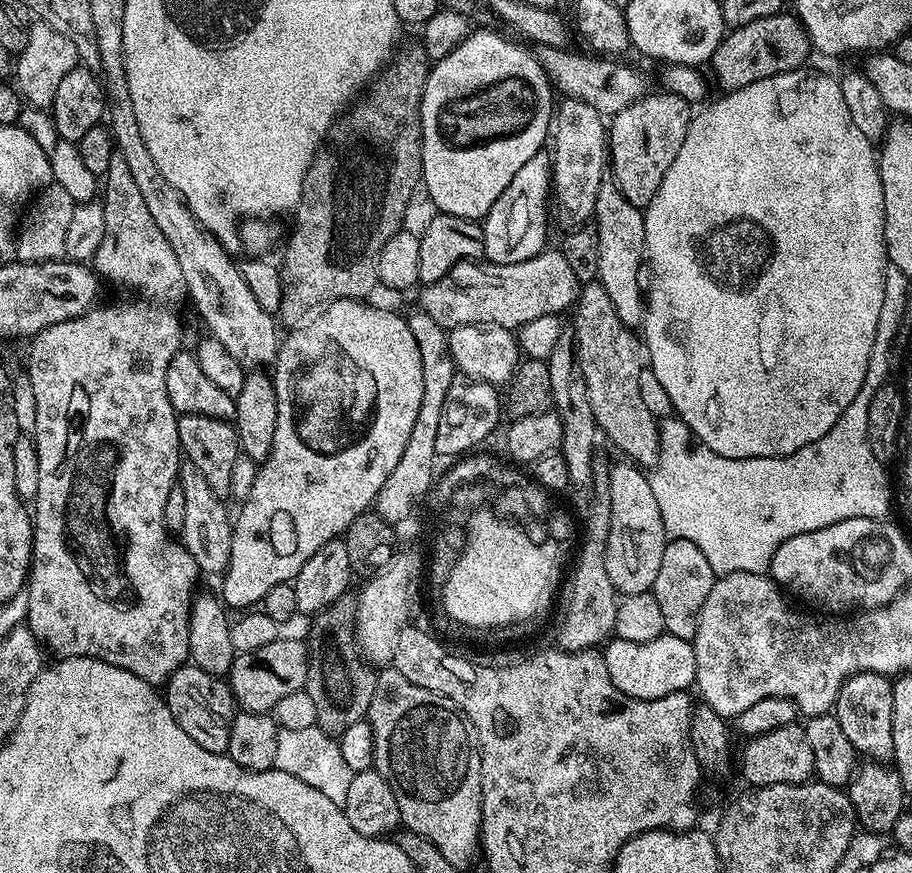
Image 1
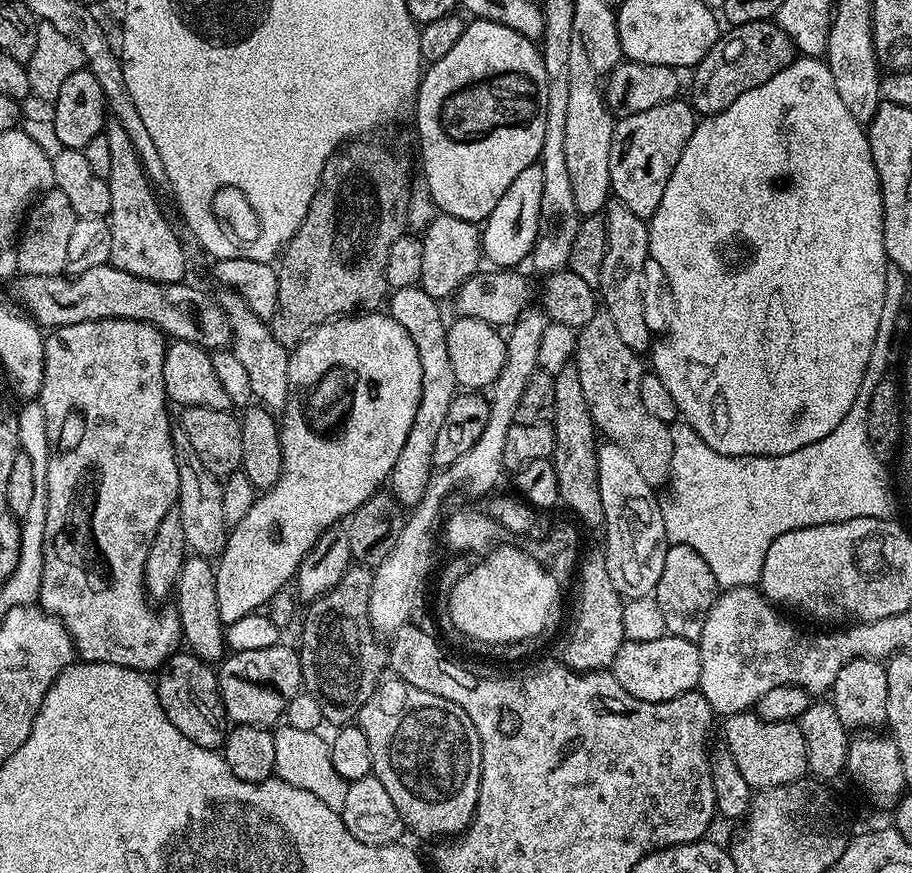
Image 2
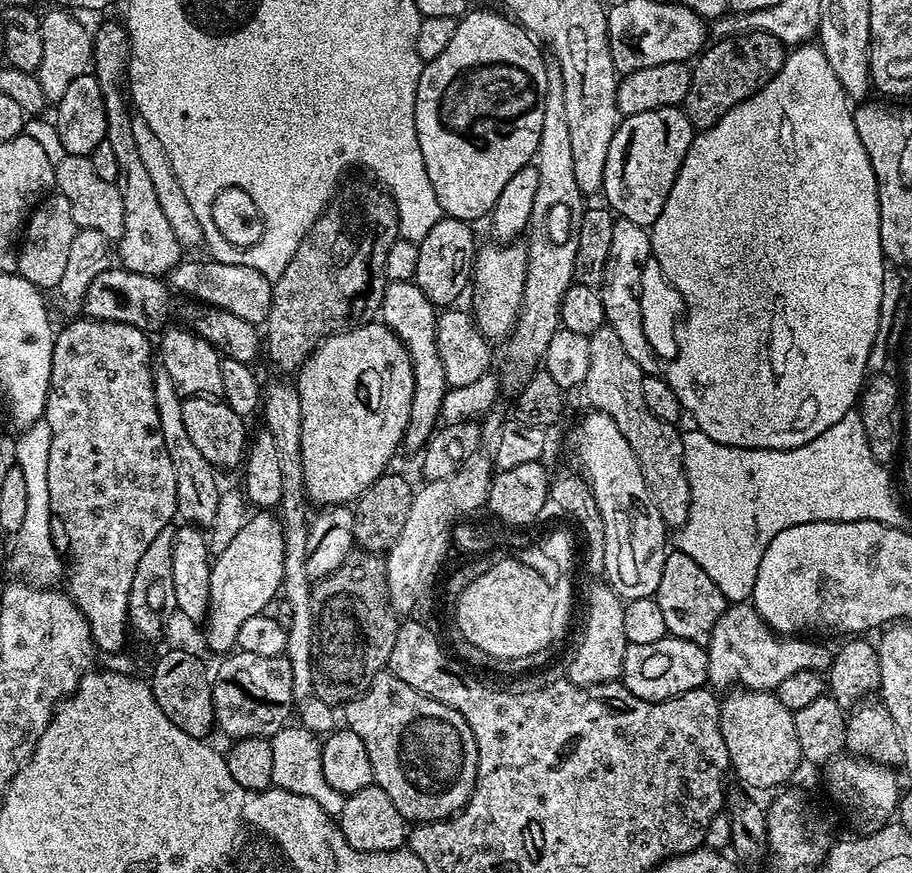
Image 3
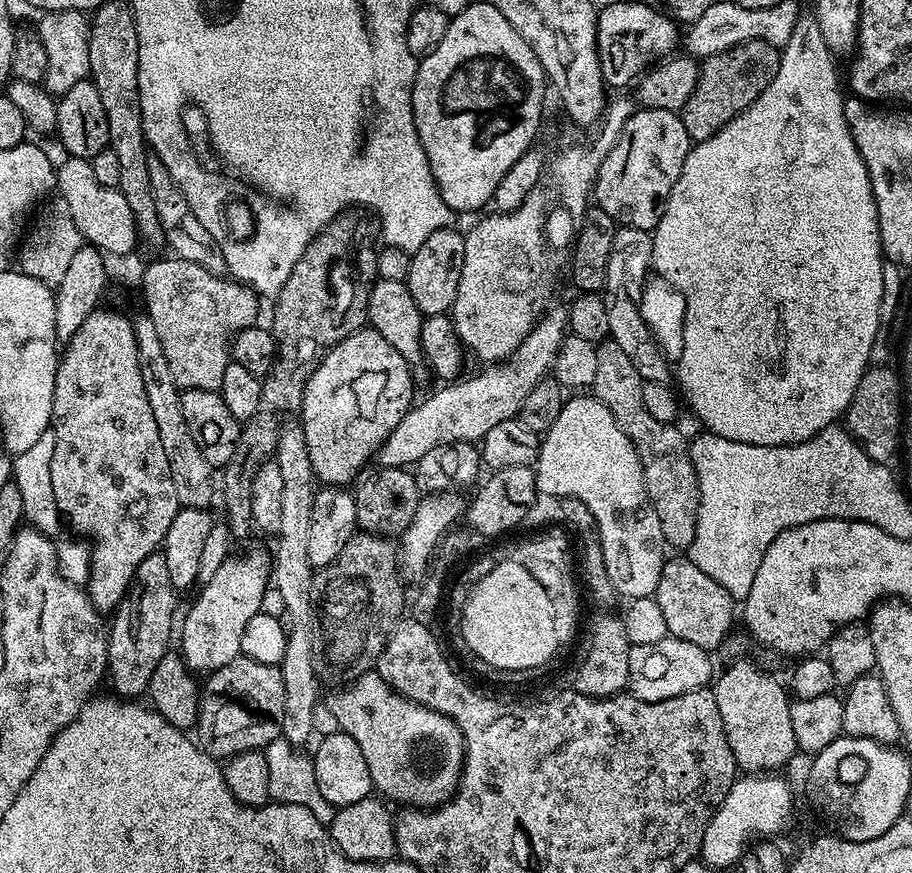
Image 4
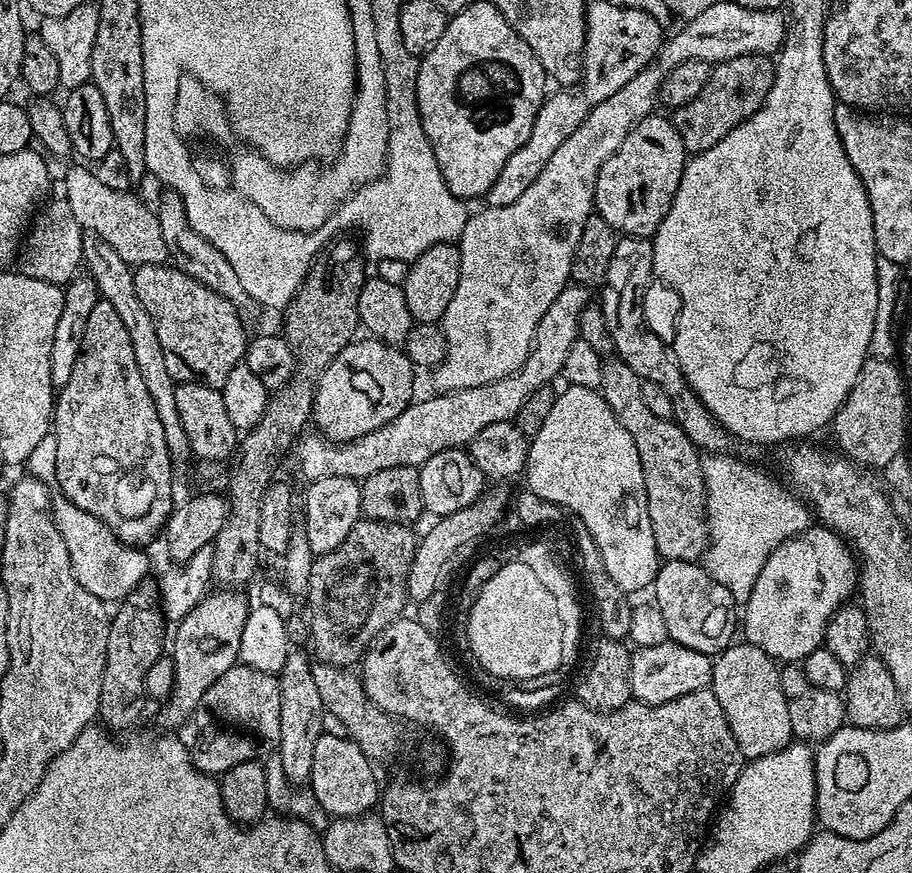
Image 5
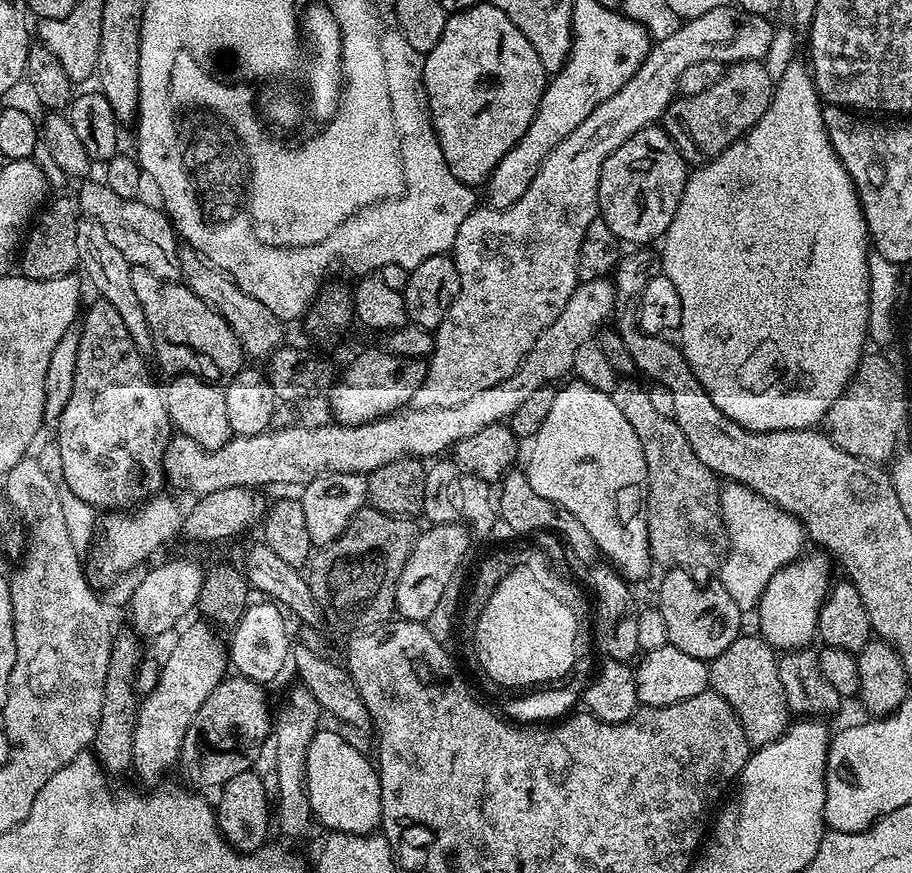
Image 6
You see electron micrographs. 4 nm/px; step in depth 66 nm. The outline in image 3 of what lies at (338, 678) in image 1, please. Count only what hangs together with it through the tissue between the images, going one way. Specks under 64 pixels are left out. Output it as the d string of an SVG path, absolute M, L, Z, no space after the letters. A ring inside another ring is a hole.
M353 554L334 574L315 581L312 591L314 696L343 706L368 689L372 677L388 668L398 627L397 613L388 603L385 557Z

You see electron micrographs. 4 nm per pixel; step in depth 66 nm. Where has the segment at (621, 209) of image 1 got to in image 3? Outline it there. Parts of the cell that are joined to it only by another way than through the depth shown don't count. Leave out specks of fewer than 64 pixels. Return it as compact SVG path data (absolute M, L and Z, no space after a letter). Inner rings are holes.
M617 219L614 226L614 239L610 241L610 258L606 262L606 278L602 295L604 298L604 323L614 334L630 354L633 362L646 374L657 371L658 359L654 347L646 338L642 322L642 306L639 305L640 279L642 278L643 266L652 256L652 238L649 229L638 226L629 220Z

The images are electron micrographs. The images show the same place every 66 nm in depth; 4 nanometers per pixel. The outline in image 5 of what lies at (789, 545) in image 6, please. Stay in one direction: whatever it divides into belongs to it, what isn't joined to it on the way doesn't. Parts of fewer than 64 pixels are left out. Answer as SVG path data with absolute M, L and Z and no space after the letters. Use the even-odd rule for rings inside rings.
M727 451L713 452L701 455L700 458L708 499L708 549L704 552L702 564L715 580L722 582L722 586L730 590L736 601L743 602L750 598L750 590L762 566L766 566L768 555L779 544L810 527L810 509L791 487L783 483L780 485L770 473L763 472L736 456L728 455Z

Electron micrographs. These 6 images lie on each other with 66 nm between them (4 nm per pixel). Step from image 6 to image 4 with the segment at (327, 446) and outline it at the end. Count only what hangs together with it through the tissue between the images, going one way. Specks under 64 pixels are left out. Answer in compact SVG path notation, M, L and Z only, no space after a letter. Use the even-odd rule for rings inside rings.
M567 307L552 308L547 312L548 309L537 319L531 334L521 342L512 357L495 366L485 367L485 372L477 376L465 375L445 383L421 404L419 401L409 408L402 422L398 422L386 442L382 442L380 451L374 457L375 463L382 468L415 466L422 454L434 450L434 446L453 444L459 440L480 442L491 428L498 426L498 422L517 419L530 390L534 390L534 386L551 373L554 358L570 328Z

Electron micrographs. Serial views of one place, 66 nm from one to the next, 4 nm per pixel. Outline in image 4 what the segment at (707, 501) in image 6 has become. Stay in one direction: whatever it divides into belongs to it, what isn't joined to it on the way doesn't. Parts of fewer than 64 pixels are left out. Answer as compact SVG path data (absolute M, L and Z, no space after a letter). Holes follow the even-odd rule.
M610 338L599 341L596 344L596 353L598 371L594 374L591 391L596 399L606 406L606 410L614 414L614 422L622 426L634 450L638 450L638 458L644 471L644 488L654 506L654 514L658 514L658 526L662 526L665 545L669 549L686 550L694 540L700 505L698 478L688 453L689 441L686 436L684 440L676 424L658 422L658 418L647 412L642 402L642 386L645 381L638 374L638 370L634 370L634 362L630 362L618 342Z

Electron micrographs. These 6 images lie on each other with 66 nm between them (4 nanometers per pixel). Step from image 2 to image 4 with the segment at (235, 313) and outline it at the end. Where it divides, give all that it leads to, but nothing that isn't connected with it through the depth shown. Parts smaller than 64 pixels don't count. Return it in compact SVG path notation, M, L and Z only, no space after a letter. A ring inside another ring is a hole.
M299 422L285 423L280 430L278 446L274 462L278 471L282 474L282 522L277 534L276 552L272 554L272 582L276 587L284 604L283 611L288 615L292 628L287 633L286 653L280 663L282 670L283 685L286 689L286 702L283 703L283 718L281 726L281 737L290 741L291 744L304 746L310 736L315 733L313 728L314 708L320 703L321 681L316 675L315 656L313 654L313 634L315 632L315 615L312 610L312 599L310 598L310 586L313 585L315 571L309 564L309 542L310 542L310 514L314 514L314 498L318 491L318 481L312 463L310 462L310 450L306 446L304 437L304 425Z

